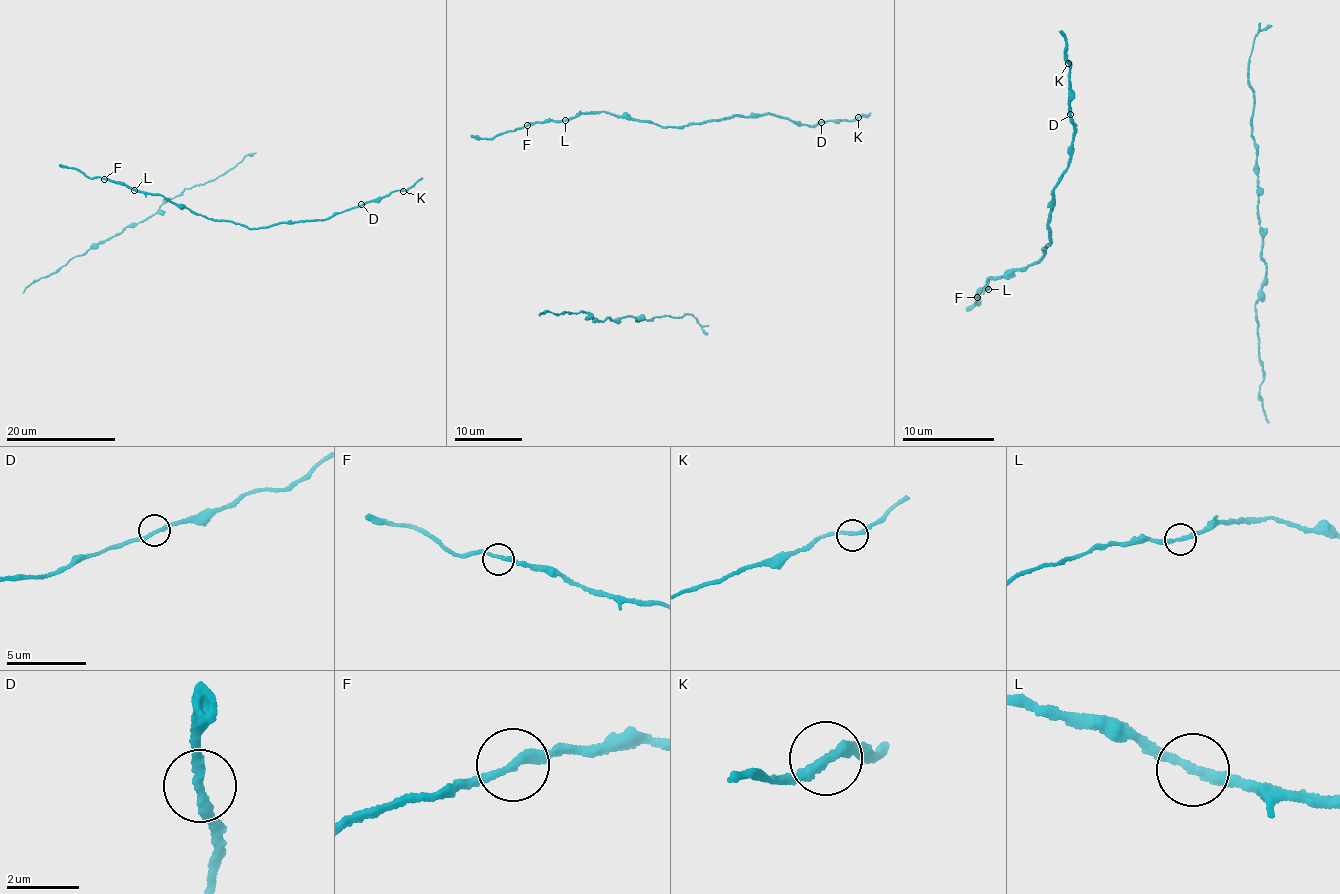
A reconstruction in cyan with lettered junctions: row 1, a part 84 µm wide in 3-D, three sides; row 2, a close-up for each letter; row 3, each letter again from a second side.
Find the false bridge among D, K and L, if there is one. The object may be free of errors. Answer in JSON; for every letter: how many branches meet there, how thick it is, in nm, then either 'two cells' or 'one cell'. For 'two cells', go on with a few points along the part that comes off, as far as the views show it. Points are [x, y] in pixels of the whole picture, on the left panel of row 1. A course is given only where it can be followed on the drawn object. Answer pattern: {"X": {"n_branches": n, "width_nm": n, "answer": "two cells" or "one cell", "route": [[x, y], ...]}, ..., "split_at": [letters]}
{"D": {"n_branches": 2, "width_nm": 240, "answer": "one cell"}, "K": {"n_branches": 2, "width_nm": 240, "answer": "one cell"}, "L": {"n_branches": 2, "width_nm": 240, "answer": "one cell"}, "split_at": []}

